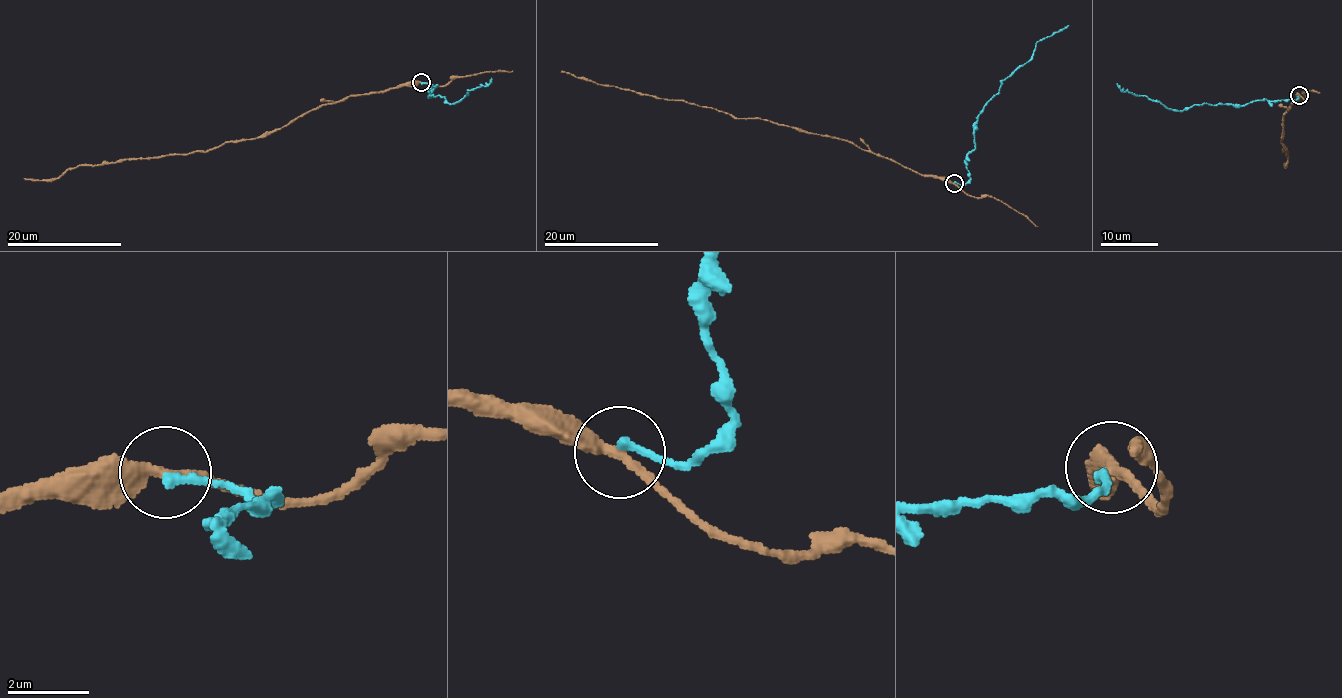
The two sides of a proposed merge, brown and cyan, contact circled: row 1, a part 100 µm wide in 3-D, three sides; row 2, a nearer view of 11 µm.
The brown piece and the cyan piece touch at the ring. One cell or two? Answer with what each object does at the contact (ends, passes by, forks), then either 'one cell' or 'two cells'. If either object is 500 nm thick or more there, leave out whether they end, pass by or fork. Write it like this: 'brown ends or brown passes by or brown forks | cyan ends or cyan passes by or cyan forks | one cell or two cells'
brown passes by | cyan ends | two cells

